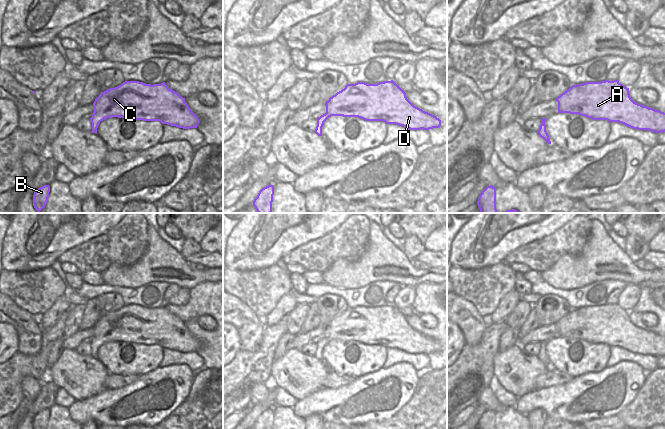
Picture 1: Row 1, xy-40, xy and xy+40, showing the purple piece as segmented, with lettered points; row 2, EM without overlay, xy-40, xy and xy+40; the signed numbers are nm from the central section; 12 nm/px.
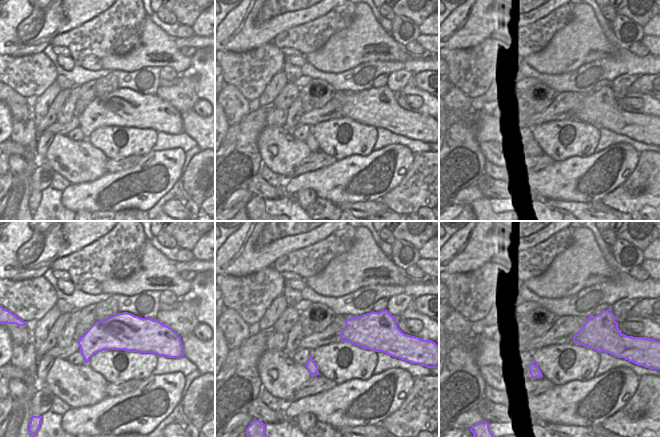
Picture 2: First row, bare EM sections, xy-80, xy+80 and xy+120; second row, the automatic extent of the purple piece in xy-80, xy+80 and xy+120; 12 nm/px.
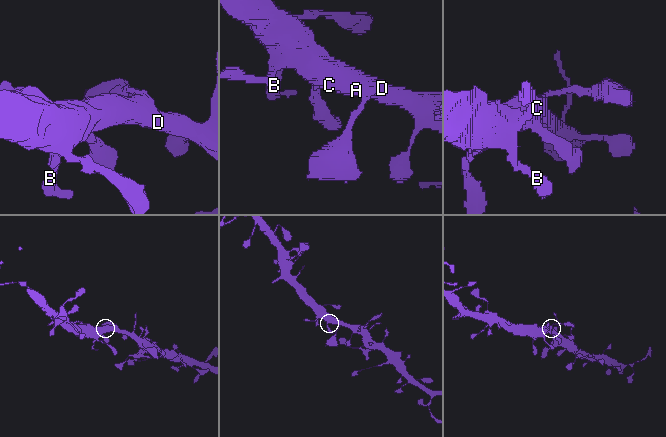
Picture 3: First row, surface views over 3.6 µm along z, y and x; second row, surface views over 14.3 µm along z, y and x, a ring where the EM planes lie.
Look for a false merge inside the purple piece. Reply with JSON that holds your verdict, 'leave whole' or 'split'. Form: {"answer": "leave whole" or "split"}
{"answer": "leave whole"}

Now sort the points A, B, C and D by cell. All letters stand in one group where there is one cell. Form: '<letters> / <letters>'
A B C D

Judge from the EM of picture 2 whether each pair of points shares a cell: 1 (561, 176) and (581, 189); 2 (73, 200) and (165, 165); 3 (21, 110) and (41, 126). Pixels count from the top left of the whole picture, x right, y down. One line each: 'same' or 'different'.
1: same
2: same
3: different

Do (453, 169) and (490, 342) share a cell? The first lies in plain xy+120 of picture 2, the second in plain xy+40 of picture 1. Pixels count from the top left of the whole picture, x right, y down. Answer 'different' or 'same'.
same

